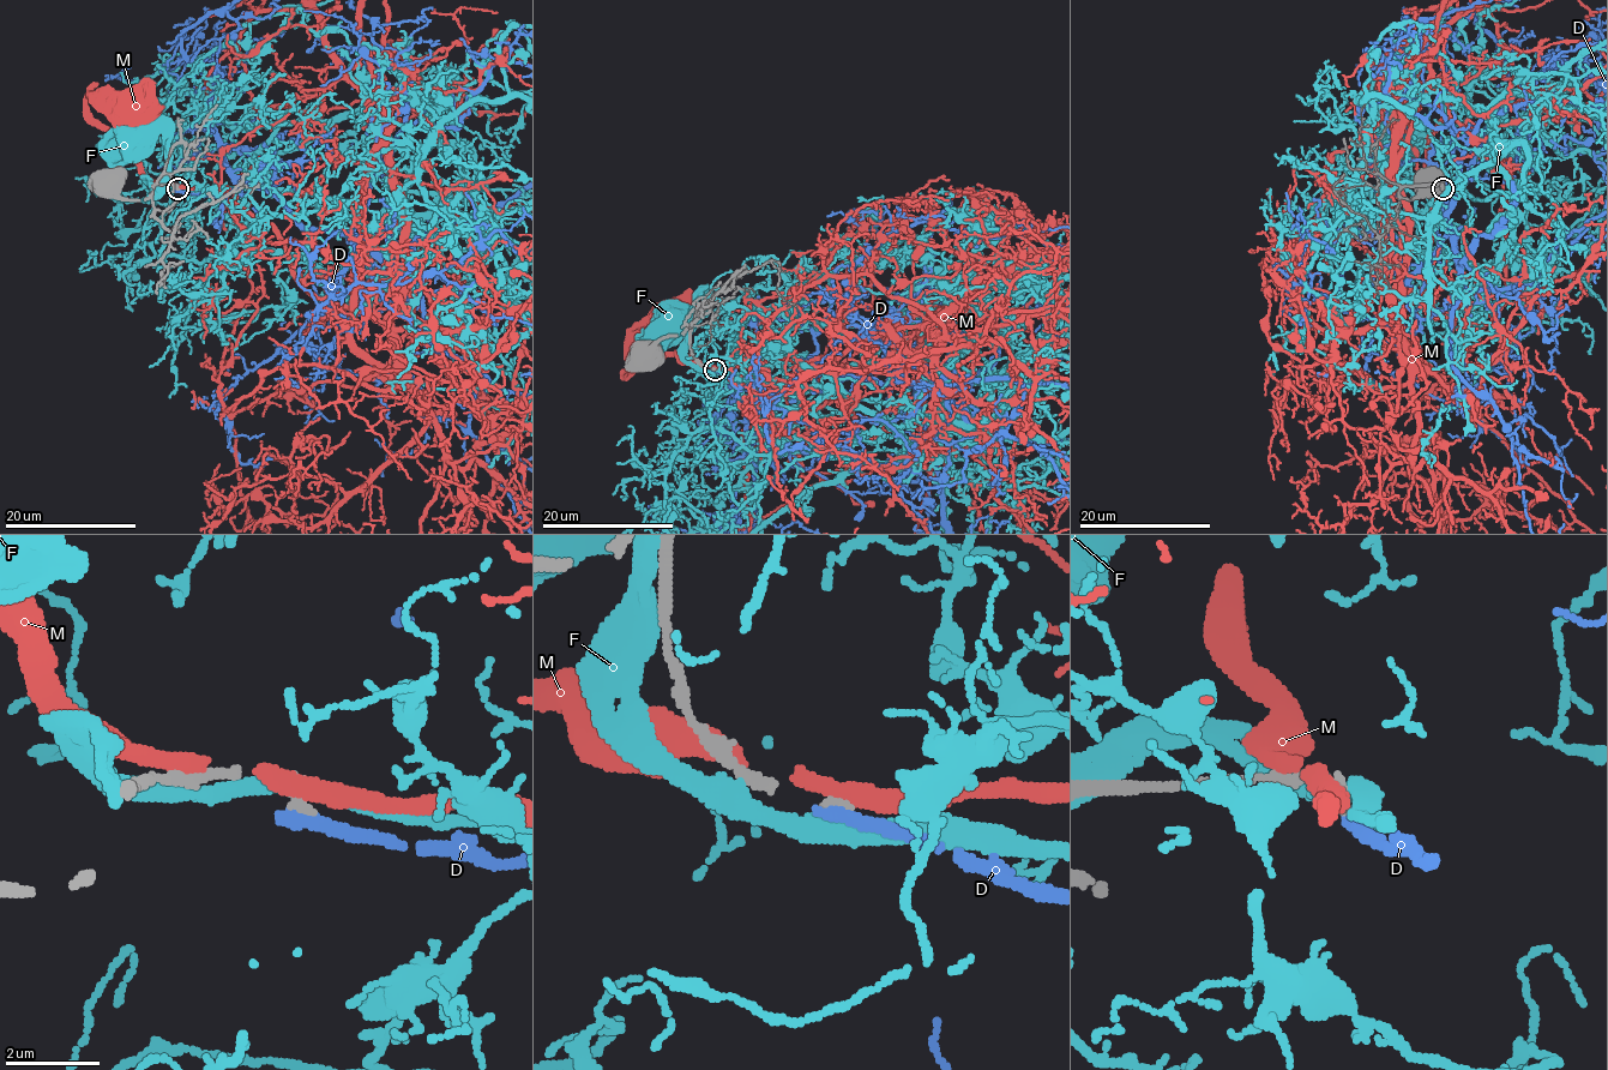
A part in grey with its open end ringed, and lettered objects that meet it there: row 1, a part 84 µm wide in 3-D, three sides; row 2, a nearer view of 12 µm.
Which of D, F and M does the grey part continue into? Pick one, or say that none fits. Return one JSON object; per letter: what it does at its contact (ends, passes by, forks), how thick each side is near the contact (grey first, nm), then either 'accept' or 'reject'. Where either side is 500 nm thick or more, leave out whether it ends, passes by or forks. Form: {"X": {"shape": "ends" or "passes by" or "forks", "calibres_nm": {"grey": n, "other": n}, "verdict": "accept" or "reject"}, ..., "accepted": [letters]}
{"D": {"shape": "ends", "calibres_nm": {"grey": 280, "other": 360}, "verdict": "reject"}, "F": {"shape": "passes by", "calibres_nm": {"grey": 280, "other": 320}, "verdict": "reject"}, "M": {"calibres_nm": {"grey": 280, "other": 550}, "verdict": "reject"}, "accepted": []}

